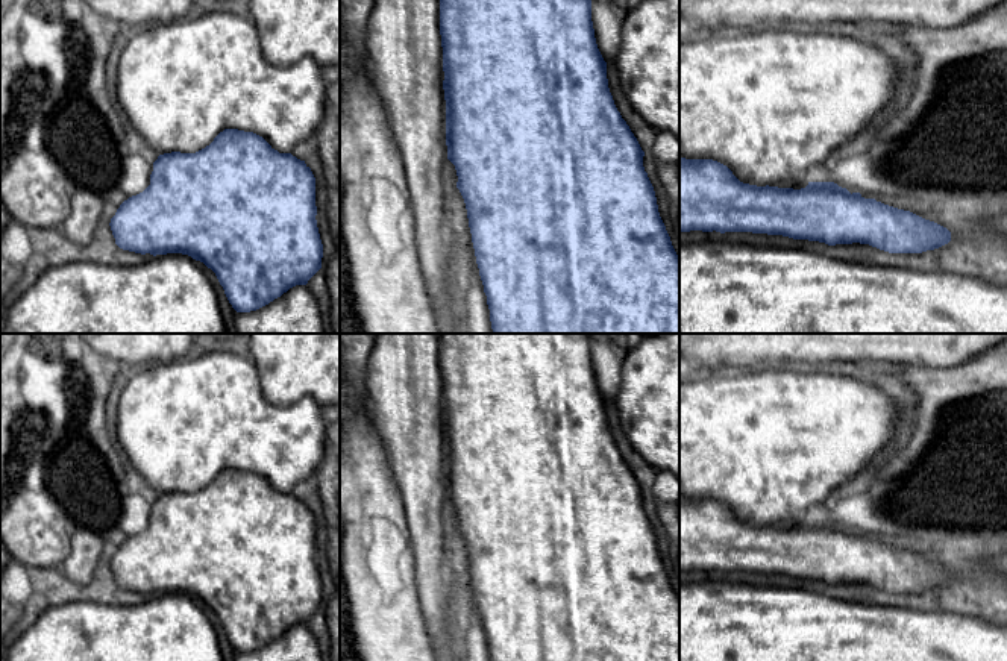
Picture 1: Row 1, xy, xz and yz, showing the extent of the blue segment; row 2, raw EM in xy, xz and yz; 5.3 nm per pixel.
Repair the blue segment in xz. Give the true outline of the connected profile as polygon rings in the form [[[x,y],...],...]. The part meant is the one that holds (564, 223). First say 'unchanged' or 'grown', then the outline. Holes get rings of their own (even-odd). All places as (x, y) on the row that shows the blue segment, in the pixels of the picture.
unchanged | [[[440,0],[440,35],[443,47],[443,89],[446,100],[447,159],[455,165],[469,218],[479,276],[487,296],[493,334],[679,334],[679,258],[660,217],[654,186],[643,167],[645,152],[617,111],[608,88],[607,62],[594,38],[591,0]]]

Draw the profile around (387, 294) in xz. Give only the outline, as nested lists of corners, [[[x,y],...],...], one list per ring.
[[[340,38],[340,243],[352,314],[362,334],[438,334],[417,264],[411,211],[402,209],[388,238],[372,229],[376,179],[406,193],[402,159],[370,67],[361,68],[352,47]]]

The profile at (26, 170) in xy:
[[[21,150],[5,162],[0,173],[0,202],[11,220],[24,226],[52,227],[59,224],[67,208],[38,208],[35,188],[44,186],[62,202],[68,197],[68,177],[50,153]]]

